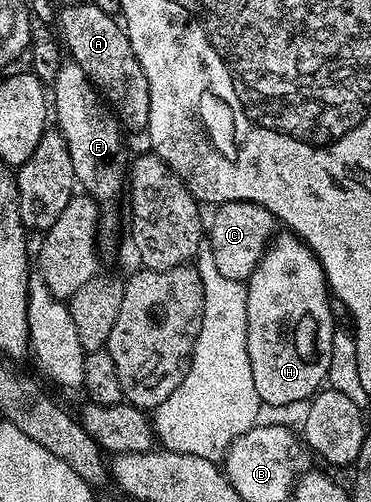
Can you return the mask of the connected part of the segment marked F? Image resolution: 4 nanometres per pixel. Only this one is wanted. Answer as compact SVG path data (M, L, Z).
M70 60L60 61L53 89L53 118L59 121L57 129L69 148L69 160L73 160L76 183L100 204L113 201L125 190L124 131L89 76L85 76L81 64Z

